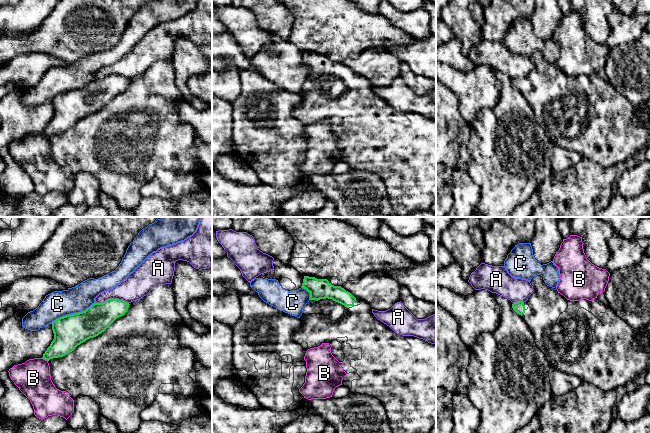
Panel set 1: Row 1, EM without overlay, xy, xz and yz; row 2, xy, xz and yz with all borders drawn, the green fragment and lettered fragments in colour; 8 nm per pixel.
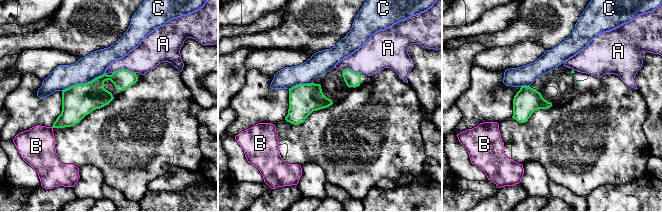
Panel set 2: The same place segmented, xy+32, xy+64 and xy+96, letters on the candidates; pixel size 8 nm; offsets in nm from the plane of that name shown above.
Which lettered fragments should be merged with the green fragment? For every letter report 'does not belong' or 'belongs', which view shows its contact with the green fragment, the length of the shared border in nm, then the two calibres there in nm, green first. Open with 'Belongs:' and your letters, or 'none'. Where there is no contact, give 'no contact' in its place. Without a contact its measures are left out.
Belongs: none
A: does not belong; meets green in xy; contact 260 nm long; 220 nm thick on the green side, 220 nm on the other
B: does not belong; meets green in xy; contact 60 nm long; 220 nm thick on the green side, 280 nm on the other
C: does not belong; meets green in xy; contact 400 nm long; 260 nm thick on the green side, 220 nm on the other

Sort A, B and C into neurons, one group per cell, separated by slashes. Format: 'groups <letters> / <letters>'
groups A / B / C

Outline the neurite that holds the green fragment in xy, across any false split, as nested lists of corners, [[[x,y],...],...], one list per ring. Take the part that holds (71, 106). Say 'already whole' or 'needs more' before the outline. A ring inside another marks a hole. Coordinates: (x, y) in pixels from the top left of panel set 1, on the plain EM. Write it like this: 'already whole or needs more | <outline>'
already whole | [[[108,75],[94,79],[85,87],[60,93],[52,98],[54,115],[43,130],[43,135],[63,133],[78,121],[104,108],[117,94],[125,91],[129,79]]]

